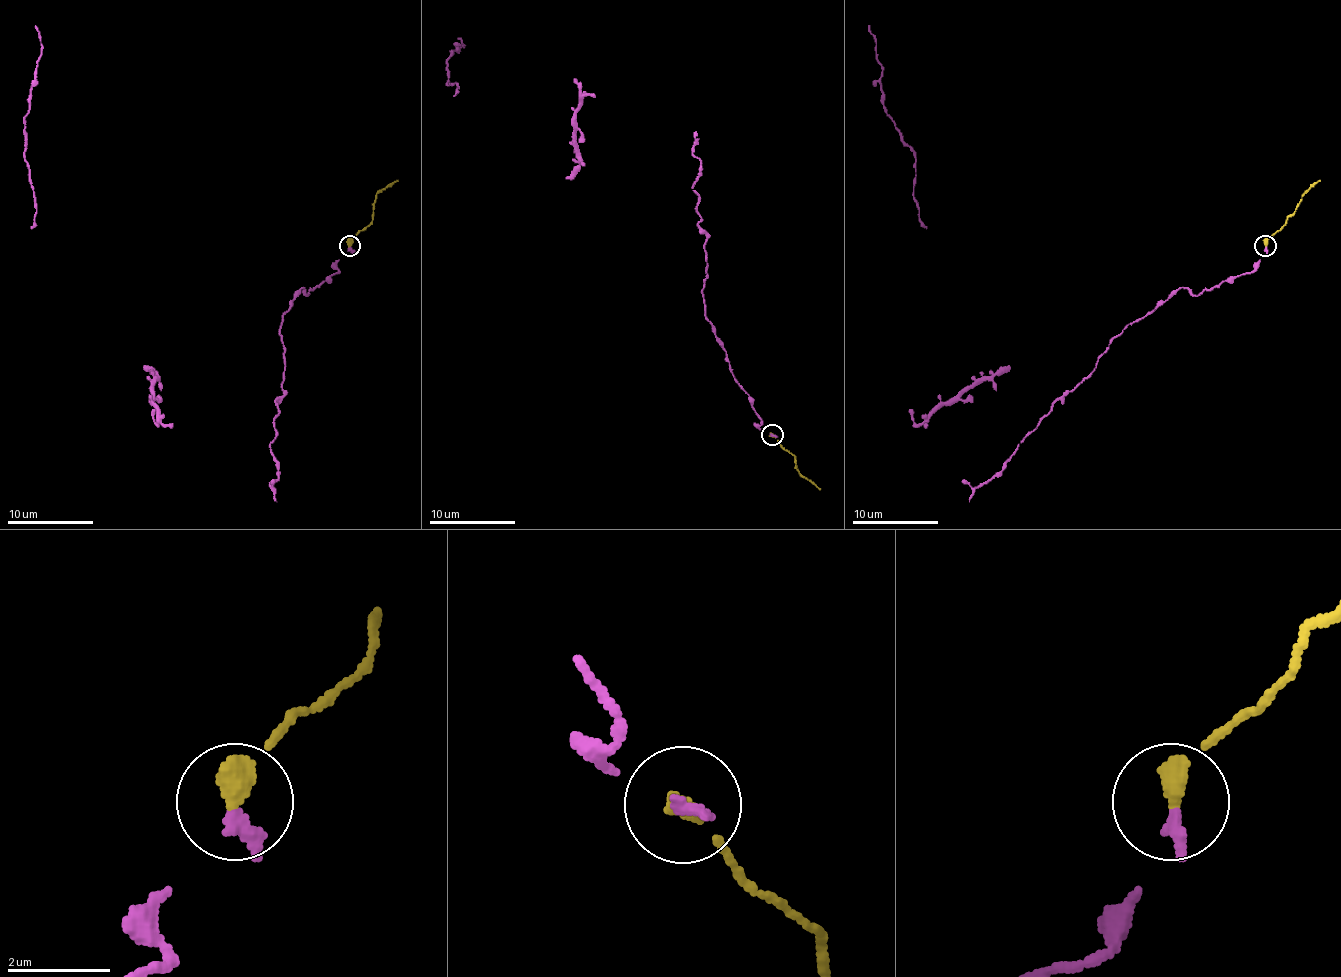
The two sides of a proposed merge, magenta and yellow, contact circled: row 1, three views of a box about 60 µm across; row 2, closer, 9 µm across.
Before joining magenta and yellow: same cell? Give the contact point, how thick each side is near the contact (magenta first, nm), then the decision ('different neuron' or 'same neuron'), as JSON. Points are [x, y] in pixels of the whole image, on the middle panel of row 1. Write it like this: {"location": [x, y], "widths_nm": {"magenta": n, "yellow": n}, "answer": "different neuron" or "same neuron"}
{"location": [772, 435], "widths_nm": {"magenta": 240, "yellow": 400}, "answer": "different neuron"}

